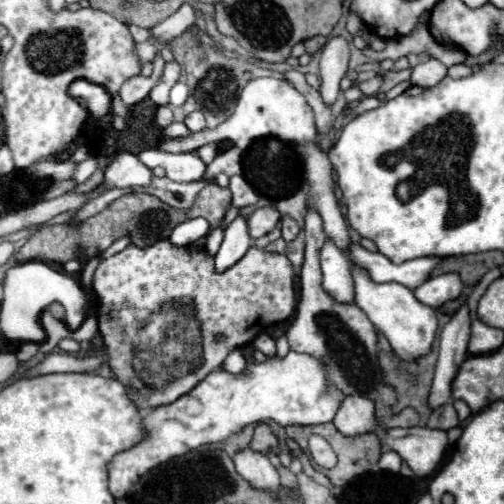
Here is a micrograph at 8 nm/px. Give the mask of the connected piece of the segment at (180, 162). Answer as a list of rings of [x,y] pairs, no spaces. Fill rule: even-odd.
[[[152,149],[150,151],[150,161],[146,155],[146,163],[150,167],[164,167],[166,177],[178,183],[190,183],[190,181],[200,181],[204,177],[206,165],[196,153],[162,153]]]

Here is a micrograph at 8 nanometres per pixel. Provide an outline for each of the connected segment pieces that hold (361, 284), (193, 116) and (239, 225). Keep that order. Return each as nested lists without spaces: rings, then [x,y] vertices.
[[[352,265],[352,279],[354,279],[354,301],[356,305],[368,315],[368,319],[374,323],[374,327],[384,333],[384,337],[390,341],[392,349],[406,361],[412,361],[414,357],[426,355],[432,347],[432,341],[436,337],[438,321],[436,311],[432,307],[426,307],[424,303],[418,303],[414,297],[414,291],[400,285],[400,283],[374,283],[366,269]]]
[[[194,111],[194,113],[190,113],[190,115],[184,119],[184,123],[186,123],[186,127],[188,127],[190,131],[202,131],[202,129],[206,127],[204,115],[202,115],[200,111]]]
[[[238,215],[228,227],[224,241],[220,245],[220,251],[216,253],[216,271],[226,271],[232,267],[238,259],[244,257],[244,253],[250,247],[250,233],[248,233],[248,221],[246,217]]]

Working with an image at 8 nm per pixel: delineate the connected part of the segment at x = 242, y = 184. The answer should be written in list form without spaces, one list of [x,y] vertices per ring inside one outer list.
[[[232,175],[230,177],[230,191],[232,191],[232,203],[236,203],[240,209],[246,205],[256,205],[258,193],[246,183],[242,175]]]

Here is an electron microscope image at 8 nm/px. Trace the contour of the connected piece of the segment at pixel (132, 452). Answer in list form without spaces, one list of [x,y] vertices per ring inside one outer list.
[[[288,351],[286,357],[266,355],[264,361],[250,359],[246,363],[246,369],[238,375],[230,375],[228,371],[218,367],[212,373],[208,373],[206,379],[202,379],[190,393],[182,395],[180,399],[176,399],[170,405],[156,407],[144,415],[142,423],[144,423],[146,435],[138,445],[114,455],[114,459],[110,461],[110,467],[108,467],[108,489],[114,497],[124,497],[128,493],[130,485],[136,483],[152,467],[158,467],[172,457],[184,455],[192,449],[198,449],[200,445],[218,443],[218,441],[226,439],[228,435],[240,431],[248,423],[278,423],[280,427],[288,427],[290,423],[296,423],[296,425],[328,423],[334,419],[334,415],[344,399],[346,397],[340,391],[334,391],[334,387],[330,387],[326,383],[326,365],[322,363],[322,359],[318,359],[314,355]]]

